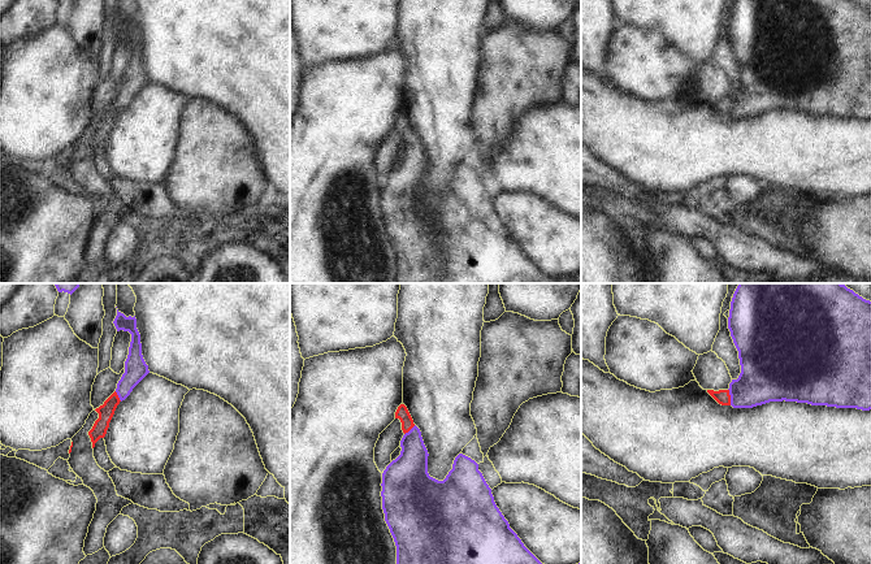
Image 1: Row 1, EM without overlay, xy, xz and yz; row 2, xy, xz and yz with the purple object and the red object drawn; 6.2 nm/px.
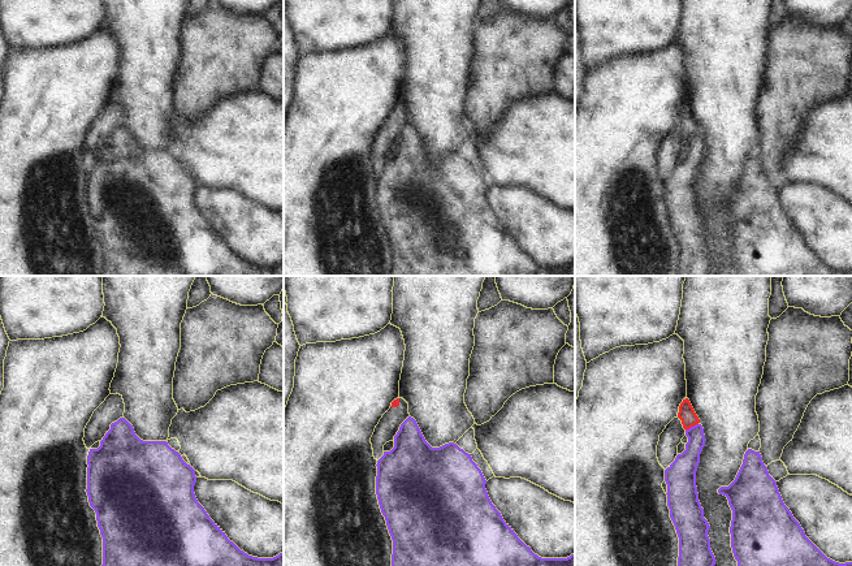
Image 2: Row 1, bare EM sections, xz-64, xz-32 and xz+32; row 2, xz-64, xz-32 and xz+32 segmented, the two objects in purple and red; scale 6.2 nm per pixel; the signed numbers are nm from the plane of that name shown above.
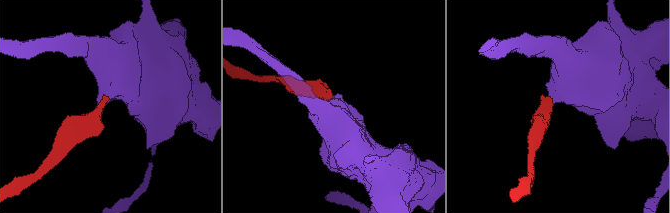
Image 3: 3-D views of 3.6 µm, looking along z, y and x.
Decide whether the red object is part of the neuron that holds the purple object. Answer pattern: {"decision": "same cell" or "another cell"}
{"decision": "same cell"}

